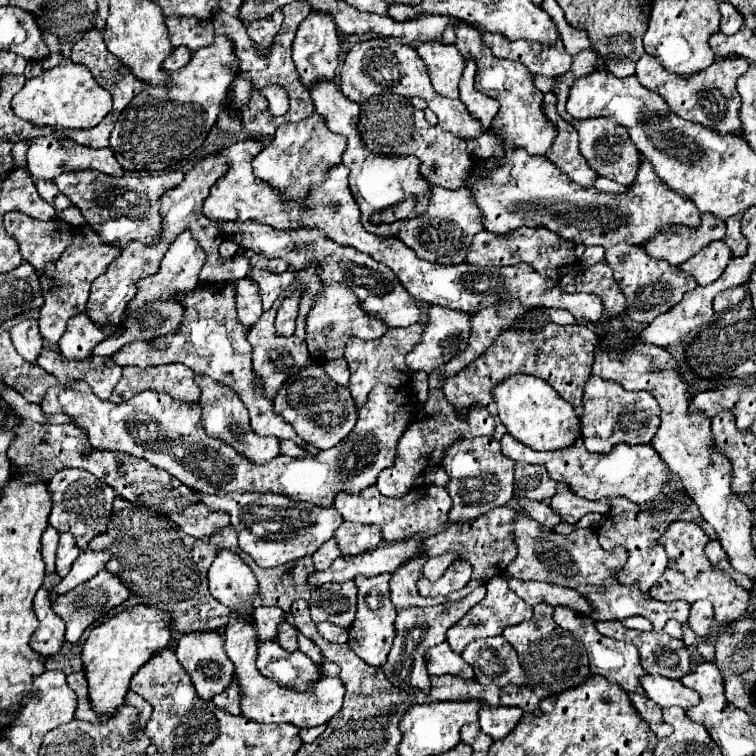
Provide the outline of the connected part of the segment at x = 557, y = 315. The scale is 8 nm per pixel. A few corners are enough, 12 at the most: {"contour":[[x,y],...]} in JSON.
{"contour":[[548,310],[556,324],[576,324],[578,320],[560,310]]}

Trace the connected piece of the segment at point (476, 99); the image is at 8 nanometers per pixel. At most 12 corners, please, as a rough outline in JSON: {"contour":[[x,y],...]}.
{"contour":[[468,60],[460,80],[460,100],[472,118],[490,130],[496,100],[474,88],[476,64]]}

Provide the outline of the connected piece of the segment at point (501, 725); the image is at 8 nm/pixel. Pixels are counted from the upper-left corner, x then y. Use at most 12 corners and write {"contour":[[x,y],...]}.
{"contour":[[480,708],[480,726],[492,740],[506,738],[520,708]]}

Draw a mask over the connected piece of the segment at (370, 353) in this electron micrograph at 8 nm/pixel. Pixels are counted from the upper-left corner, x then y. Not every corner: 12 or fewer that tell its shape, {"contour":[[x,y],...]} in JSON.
{"contour":[[388,328],[376,340],[350,338],[350,394],[356,408],[376,382],[408,384],[404,356],[424,328]]}

